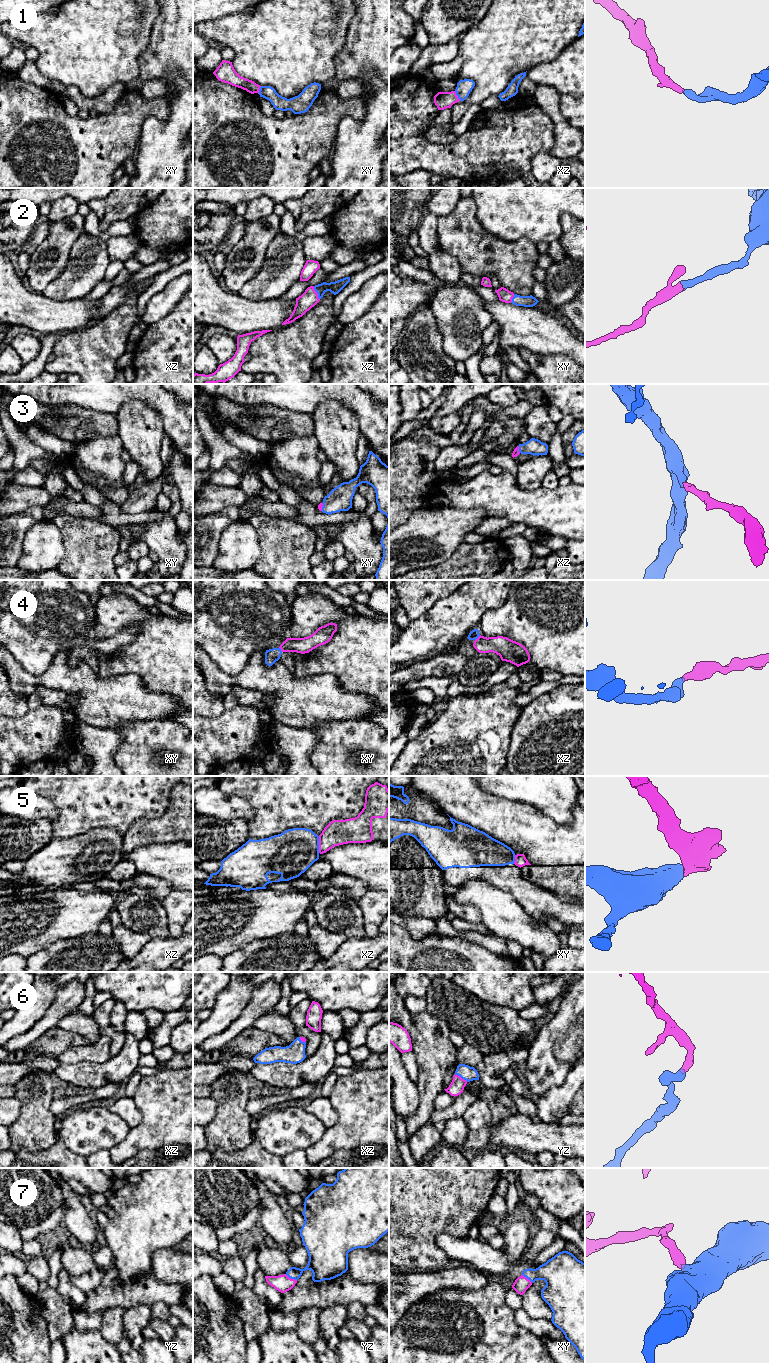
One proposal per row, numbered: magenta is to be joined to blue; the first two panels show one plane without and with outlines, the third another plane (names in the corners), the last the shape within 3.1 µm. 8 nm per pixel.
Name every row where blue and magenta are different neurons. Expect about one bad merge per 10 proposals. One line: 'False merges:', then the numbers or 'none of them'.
False merges: 5

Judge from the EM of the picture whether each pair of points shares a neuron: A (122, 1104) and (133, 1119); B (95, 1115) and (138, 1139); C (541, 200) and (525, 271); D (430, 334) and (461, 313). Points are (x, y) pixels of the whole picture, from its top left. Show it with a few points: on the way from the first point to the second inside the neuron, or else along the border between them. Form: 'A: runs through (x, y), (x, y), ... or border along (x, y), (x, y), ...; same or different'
A: runs through (126, 1108), (131, 1115); same
B: border along (131, 1128), (128, 1134), (110, 1149); different
C: border along (508, 241), (527, 237), (535, 243); different
D: border along (429, 307), (442, 336), (444, 352); different

